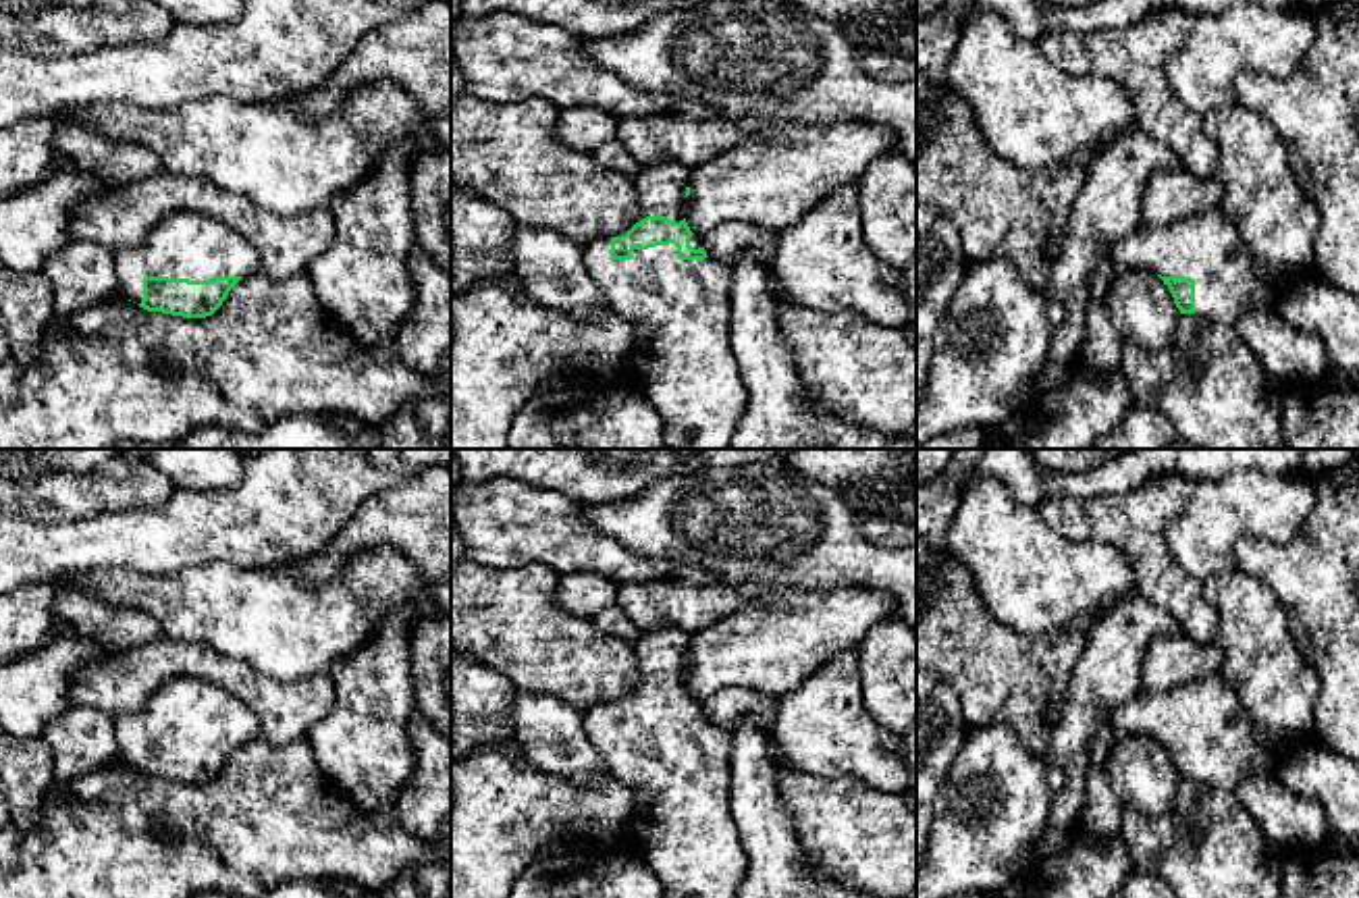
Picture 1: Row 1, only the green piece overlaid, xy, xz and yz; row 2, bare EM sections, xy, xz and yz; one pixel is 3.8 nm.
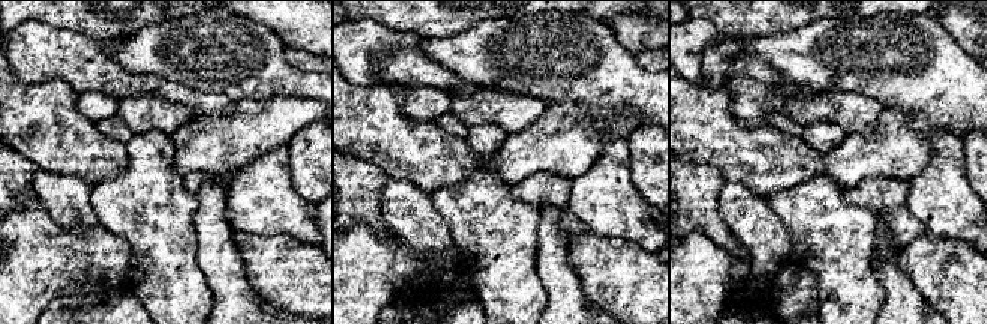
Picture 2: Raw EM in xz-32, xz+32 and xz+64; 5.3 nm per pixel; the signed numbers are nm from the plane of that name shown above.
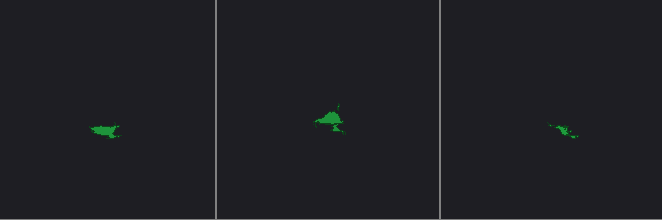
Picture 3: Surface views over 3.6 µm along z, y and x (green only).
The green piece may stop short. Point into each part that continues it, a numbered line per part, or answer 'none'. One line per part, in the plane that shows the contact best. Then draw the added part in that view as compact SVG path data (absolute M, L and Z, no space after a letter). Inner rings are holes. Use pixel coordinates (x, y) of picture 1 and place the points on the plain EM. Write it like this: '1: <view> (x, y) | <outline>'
1: xz (680, 778) | M611 705L582 713L590 744L609 773L634 794L630 834L638 856L661 881L663 898L736 898L748 873L748 854L729 811L734 736L715 723L680 725L677 713L636 713L632 725L611 723Z

